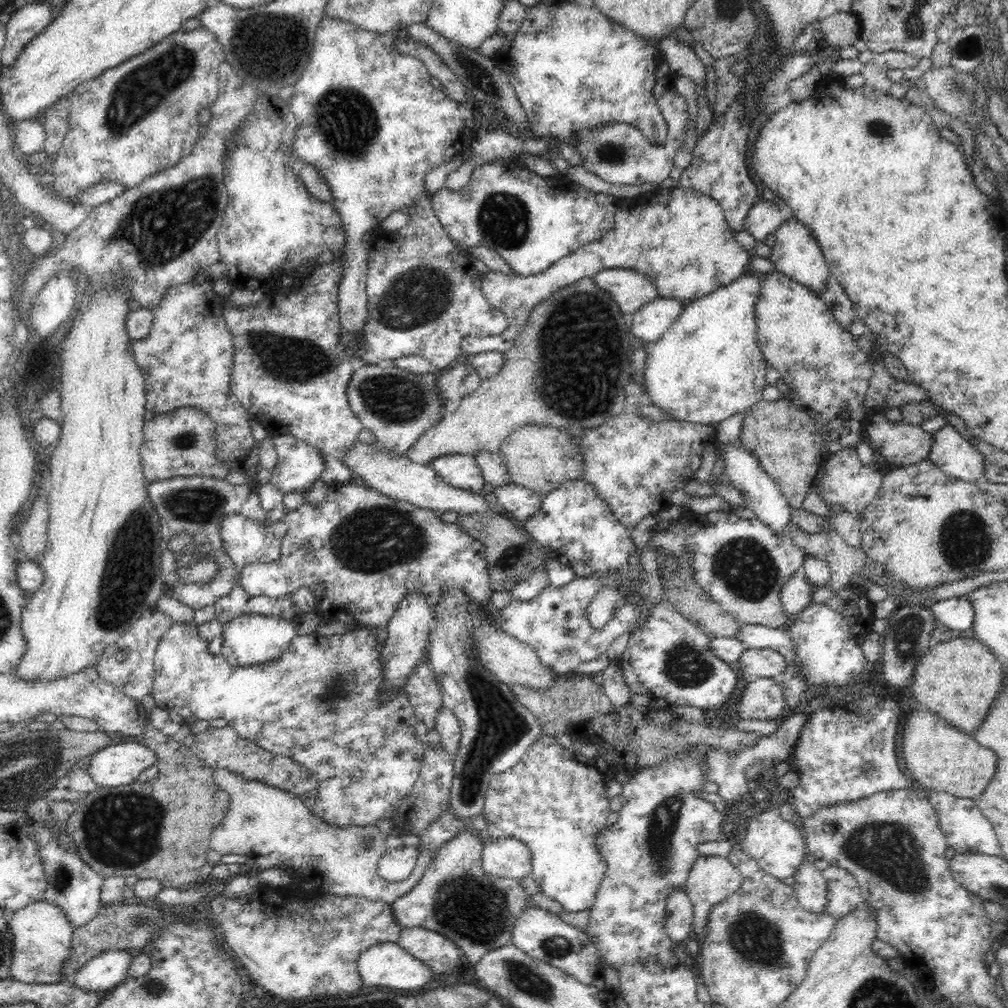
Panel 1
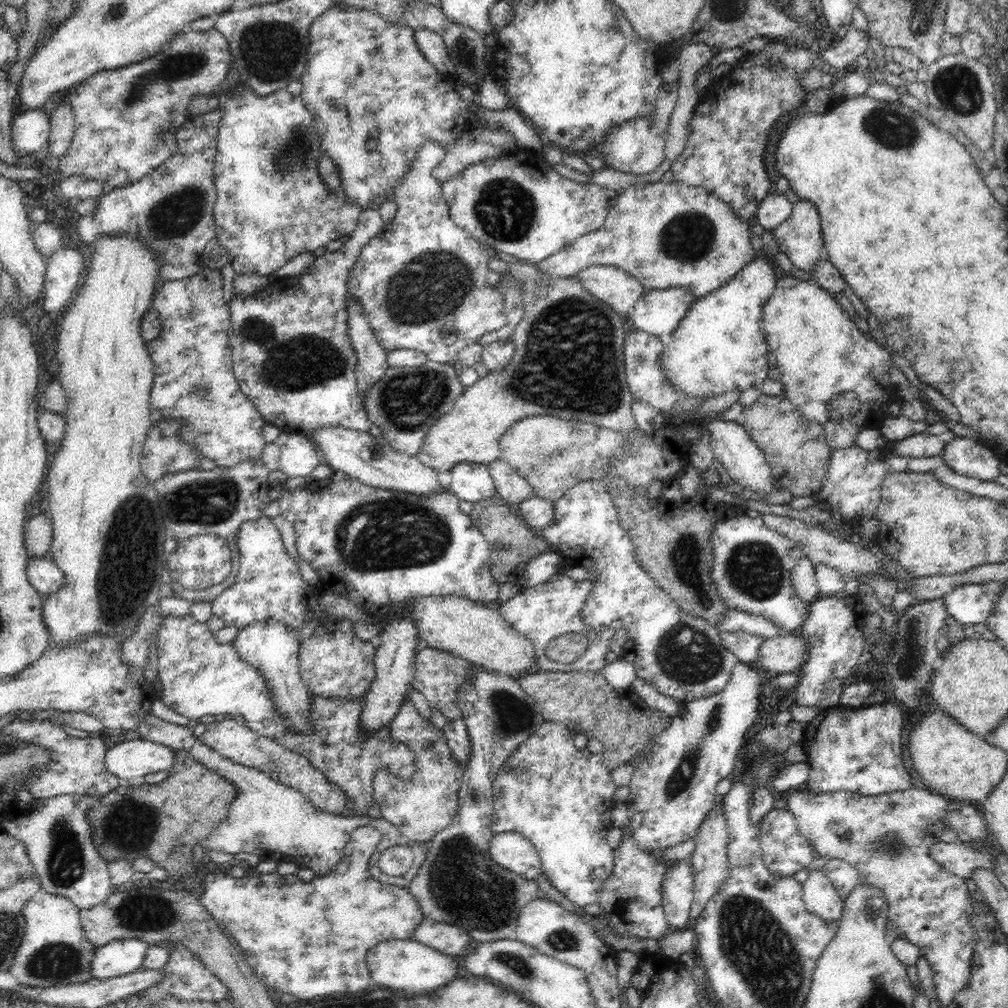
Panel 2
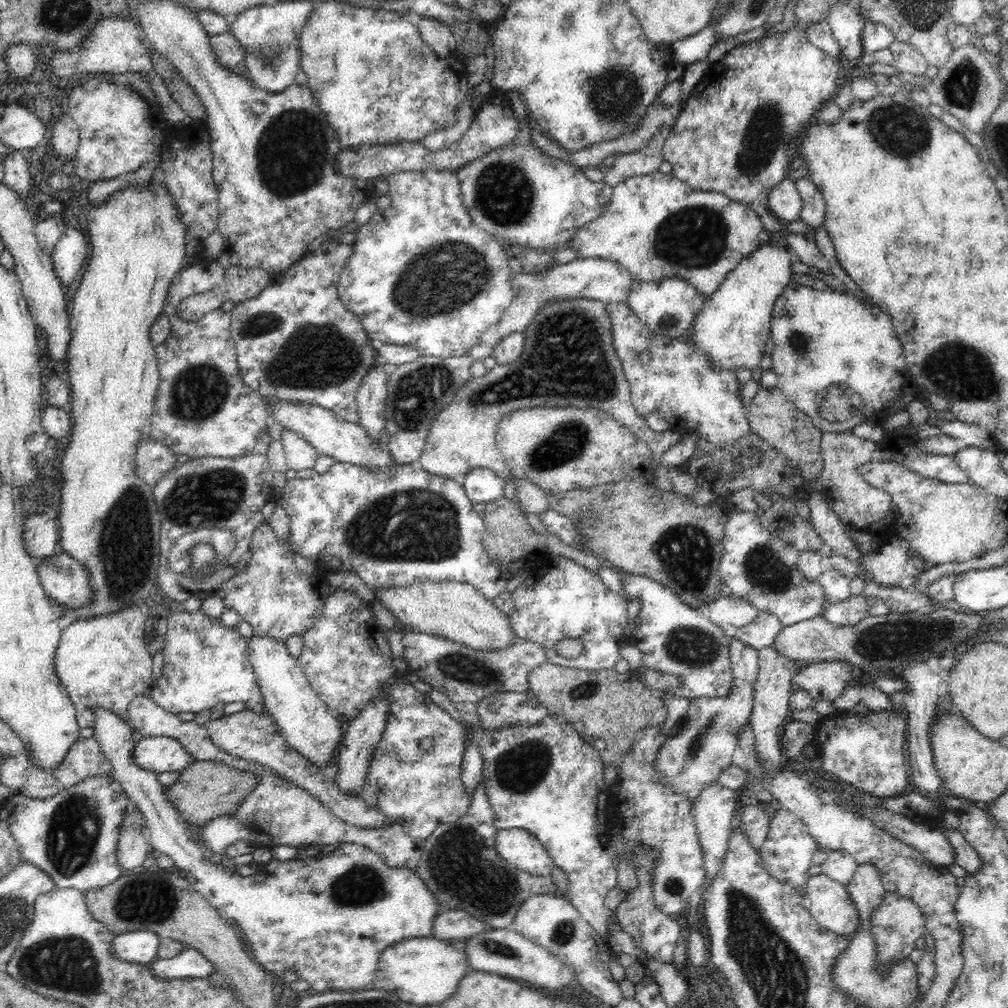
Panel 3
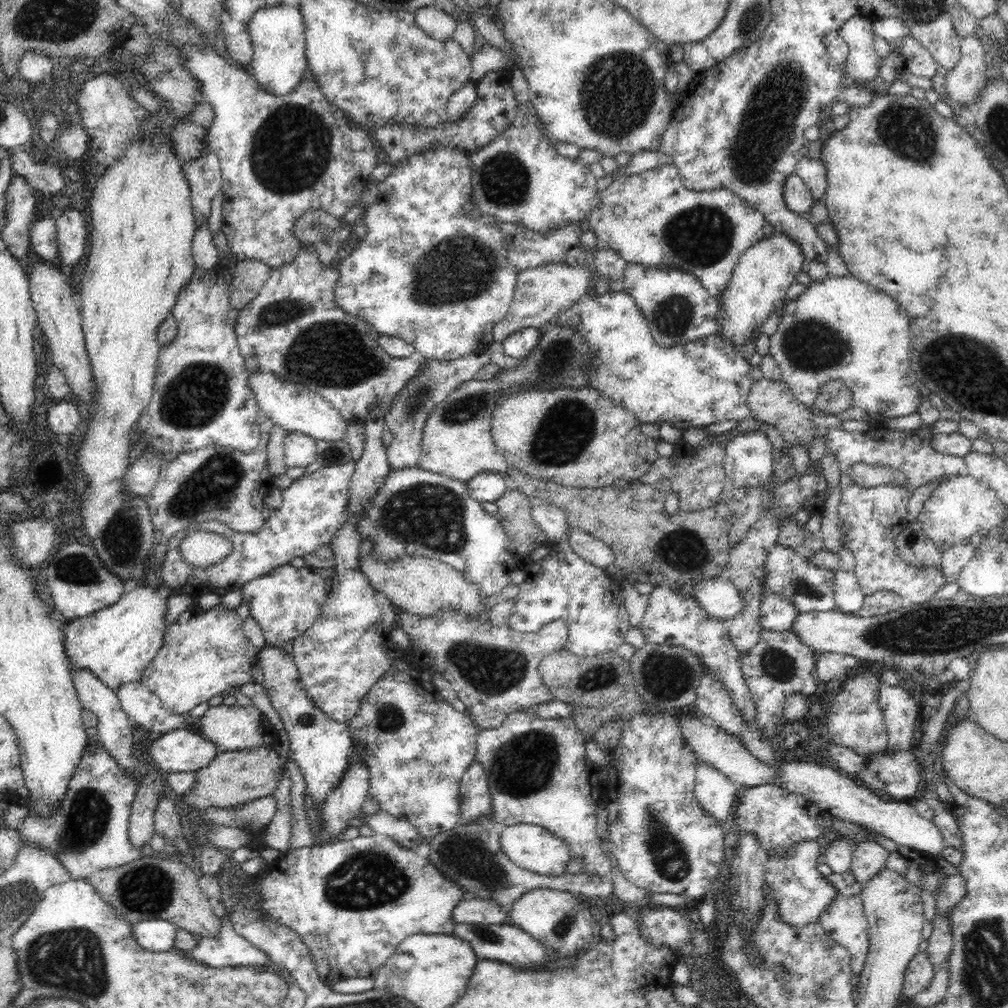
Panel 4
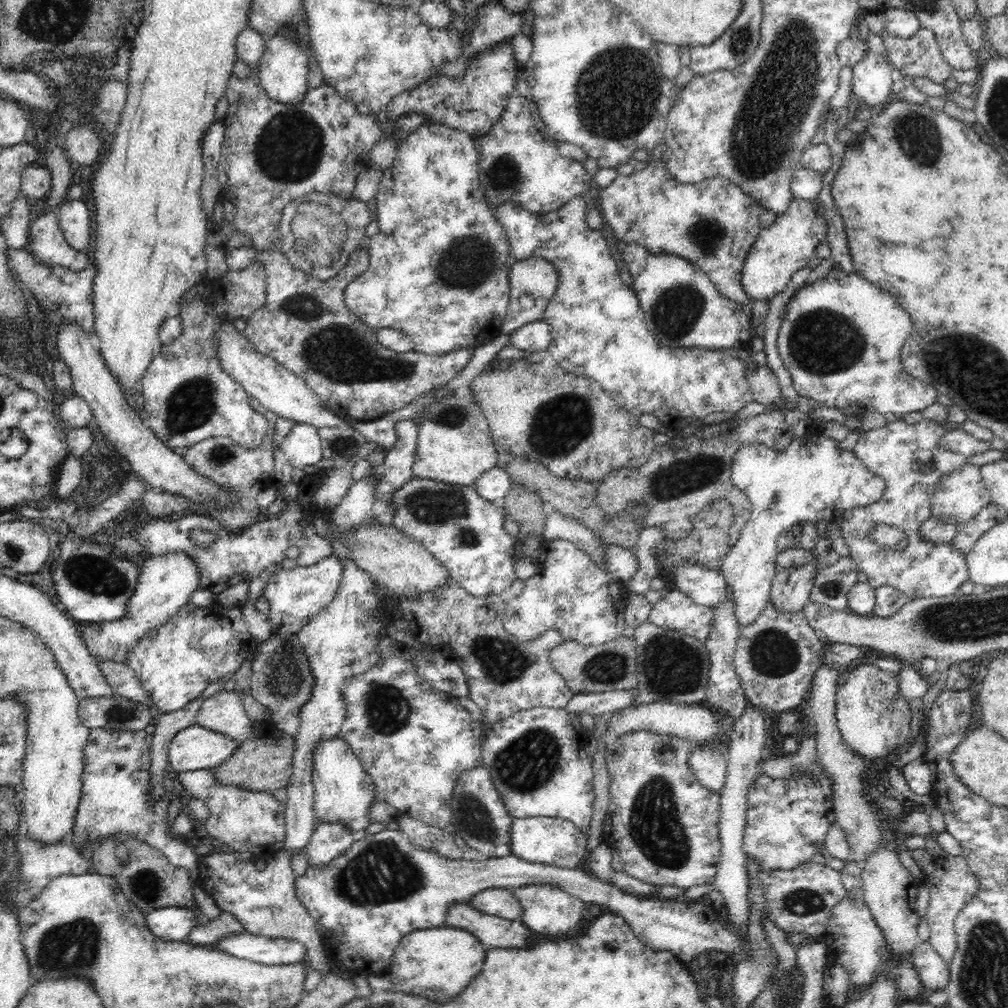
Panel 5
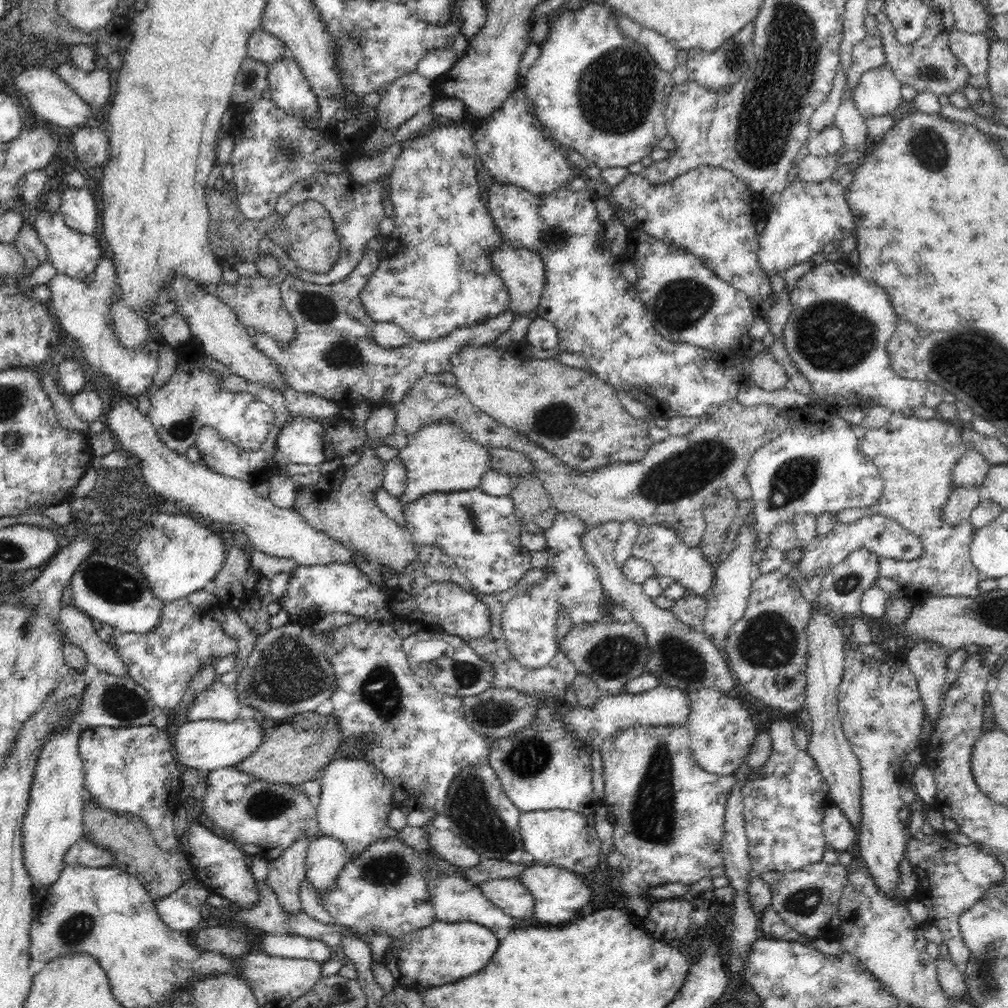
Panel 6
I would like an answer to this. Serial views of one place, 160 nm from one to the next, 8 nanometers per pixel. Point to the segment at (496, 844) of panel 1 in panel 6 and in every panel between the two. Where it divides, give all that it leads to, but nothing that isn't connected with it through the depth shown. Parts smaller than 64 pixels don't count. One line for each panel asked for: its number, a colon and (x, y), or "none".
2: (511, 851)
3: (516, 846)
4: (531, 847)
5: (543, 840)
6: (566, 839)

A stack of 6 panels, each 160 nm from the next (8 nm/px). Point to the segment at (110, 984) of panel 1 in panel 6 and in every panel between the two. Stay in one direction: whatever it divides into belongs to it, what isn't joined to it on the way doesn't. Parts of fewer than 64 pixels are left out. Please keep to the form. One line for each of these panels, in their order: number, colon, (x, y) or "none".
2: (121, 957)
3: (141, 947)
4: (155, 935)
5: (173, 923)
6: (181, 916)

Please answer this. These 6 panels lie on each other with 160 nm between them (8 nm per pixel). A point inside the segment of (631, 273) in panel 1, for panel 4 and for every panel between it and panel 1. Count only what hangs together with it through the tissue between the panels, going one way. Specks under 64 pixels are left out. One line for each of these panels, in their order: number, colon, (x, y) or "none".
2: (619, 289)
3: (592, 278)
4: (541, 293)

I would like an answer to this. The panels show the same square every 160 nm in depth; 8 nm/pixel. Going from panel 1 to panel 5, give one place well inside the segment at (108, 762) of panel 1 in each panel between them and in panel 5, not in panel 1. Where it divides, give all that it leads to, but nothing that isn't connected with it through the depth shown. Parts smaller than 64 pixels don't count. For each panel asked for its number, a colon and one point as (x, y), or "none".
2: (134, 759)
3: (157, 754)
4: (179, 751)
5: (195, 748)

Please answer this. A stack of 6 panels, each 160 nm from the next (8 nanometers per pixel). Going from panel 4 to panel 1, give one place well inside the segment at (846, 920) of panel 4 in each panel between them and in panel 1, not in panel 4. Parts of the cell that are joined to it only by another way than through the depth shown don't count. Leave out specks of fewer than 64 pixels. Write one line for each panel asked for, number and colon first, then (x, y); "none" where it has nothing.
1: (810, 886)
2: (819, 895)
3: (830, 904)

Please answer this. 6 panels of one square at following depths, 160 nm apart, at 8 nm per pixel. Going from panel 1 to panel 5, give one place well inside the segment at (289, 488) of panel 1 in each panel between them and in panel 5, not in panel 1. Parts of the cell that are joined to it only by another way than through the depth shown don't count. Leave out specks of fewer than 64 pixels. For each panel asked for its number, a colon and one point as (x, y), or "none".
2: (298, 458)
3: (299, 454)
4: (300, 450)
5: (301, 446)

